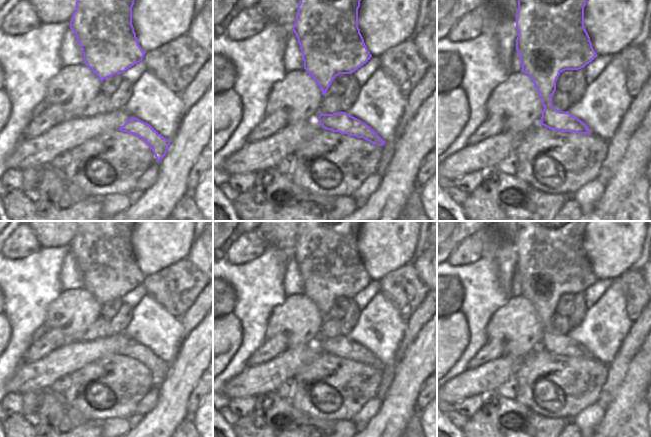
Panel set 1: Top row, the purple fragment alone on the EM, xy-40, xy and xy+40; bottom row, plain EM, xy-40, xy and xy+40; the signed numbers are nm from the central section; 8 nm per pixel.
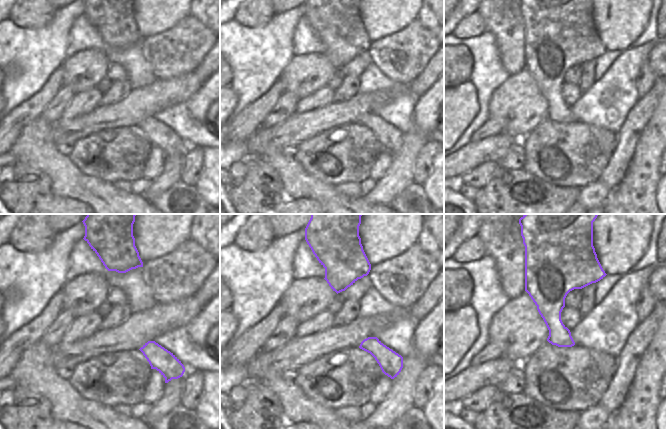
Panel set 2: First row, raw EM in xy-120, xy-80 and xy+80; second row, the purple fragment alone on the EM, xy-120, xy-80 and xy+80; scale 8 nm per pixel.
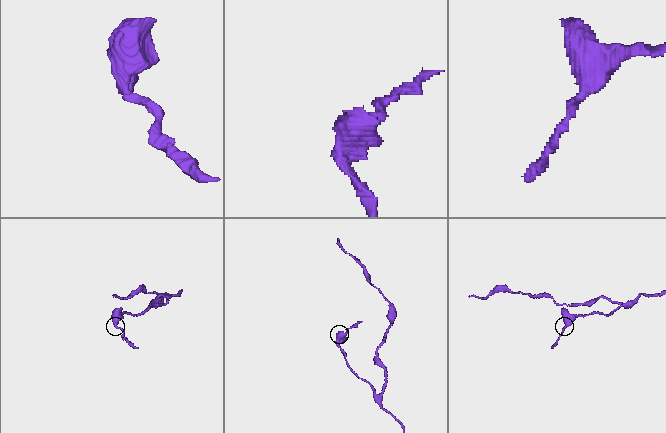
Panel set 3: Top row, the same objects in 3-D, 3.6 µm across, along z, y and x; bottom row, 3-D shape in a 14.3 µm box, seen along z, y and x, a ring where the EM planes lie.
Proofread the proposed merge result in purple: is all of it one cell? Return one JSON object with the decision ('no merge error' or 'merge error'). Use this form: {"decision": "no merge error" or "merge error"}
{"decision": "no merge error"}

